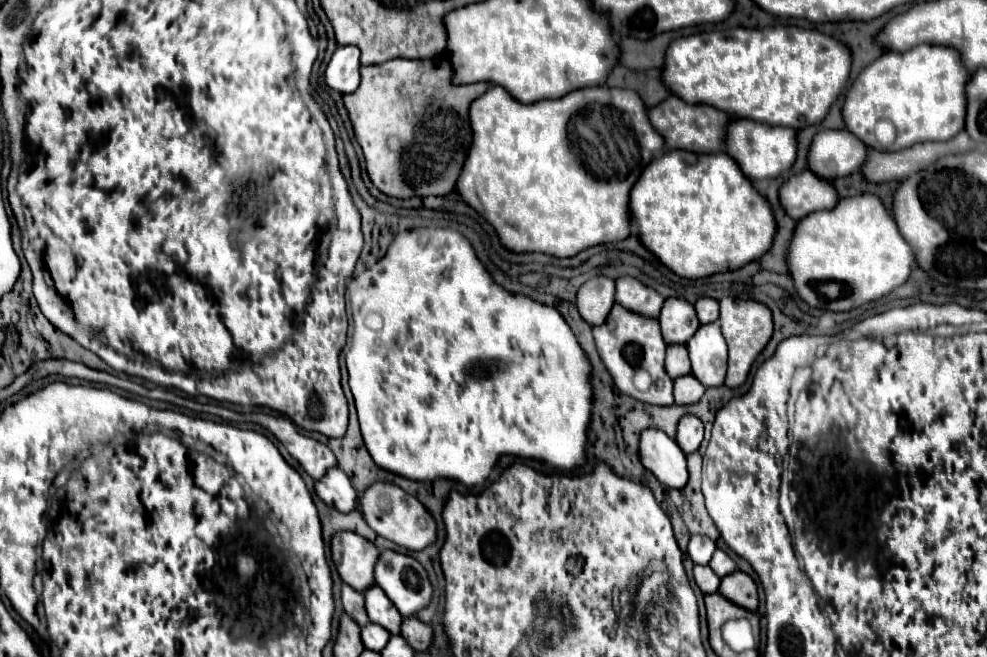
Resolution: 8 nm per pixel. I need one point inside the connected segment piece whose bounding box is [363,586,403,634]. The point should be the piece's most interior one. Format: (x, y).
(381, 610)

